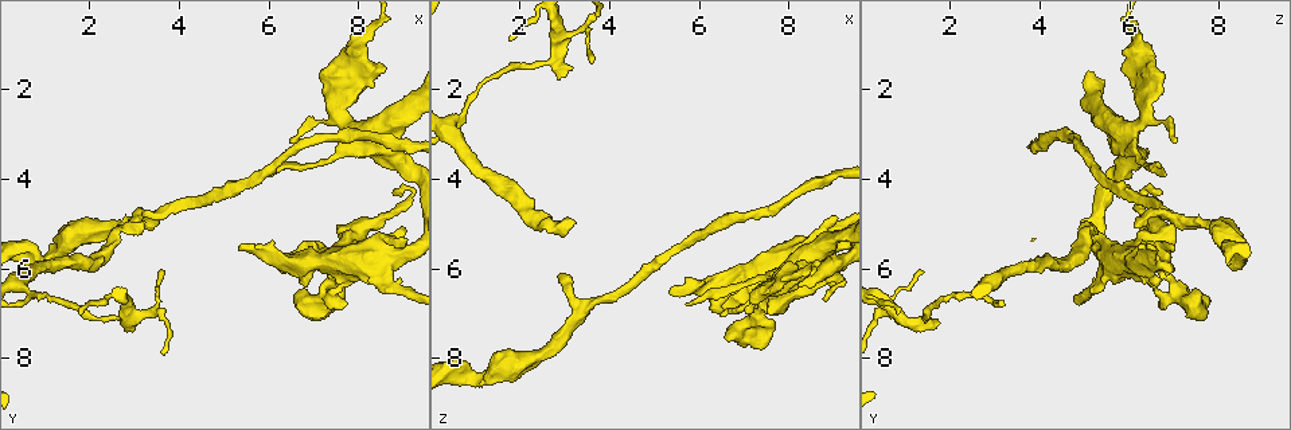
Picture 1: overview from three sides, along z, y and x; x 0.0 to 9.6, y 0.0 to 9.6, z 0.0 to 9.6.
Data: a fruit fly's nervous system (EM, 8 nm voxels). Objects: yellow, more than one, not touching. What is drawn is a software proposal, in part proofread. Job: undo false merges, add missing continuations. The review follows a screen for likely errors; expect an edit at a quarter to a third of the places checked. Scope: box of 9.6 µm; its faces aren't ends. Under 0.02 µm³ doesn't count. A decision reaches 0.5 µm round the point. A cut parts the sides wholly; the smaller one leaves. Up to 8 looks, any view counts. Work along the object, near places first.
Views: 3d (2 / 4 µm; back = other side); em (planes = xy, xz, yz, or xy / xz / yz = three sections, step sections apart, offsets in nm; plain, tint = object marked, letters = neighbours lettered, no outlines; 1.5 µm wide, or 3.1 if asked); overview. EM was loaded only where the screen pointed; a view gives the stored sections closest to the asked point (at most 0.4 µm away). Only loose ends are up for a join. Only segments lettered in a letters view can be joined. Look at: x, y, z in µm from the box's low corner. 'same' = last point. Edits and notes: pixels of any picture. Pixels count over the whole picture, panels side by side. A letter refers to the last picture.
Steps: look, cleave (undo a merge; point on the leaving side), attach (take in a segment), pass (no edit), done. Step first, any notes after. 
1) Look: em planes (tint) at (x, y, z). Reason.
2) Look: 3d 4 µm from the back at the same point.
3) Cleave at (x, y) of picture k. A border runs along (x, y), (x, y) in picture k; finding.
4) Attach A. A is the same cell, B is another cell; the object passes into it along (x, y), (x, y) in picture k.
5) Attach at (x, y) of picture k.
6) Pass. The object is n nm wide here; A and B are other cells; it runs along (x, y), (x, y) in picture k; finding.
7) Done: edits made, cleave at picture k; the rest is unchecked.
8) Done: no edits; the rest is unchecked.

Look: em planes (letters) at (6.45, 3.10, 7.05). Tapers out.

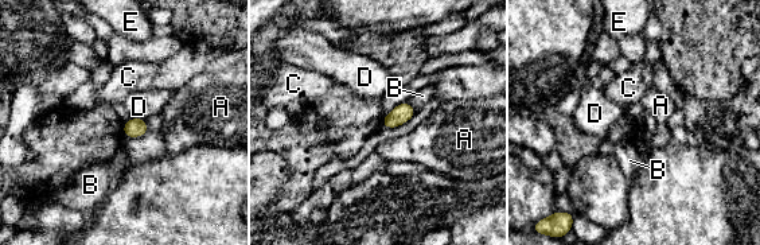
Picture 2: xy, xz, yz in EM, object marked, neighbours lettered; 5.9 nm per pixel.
Pass. The object is 110 nm wide here; A, B, C, D and E are other cells; a border runs along (131, 117), (143, 119) in picture 2; none of them fits.

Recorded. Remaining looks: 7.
Look: 3d 2 µm at (7.60, 1.10, 6.50). Branch stops here.

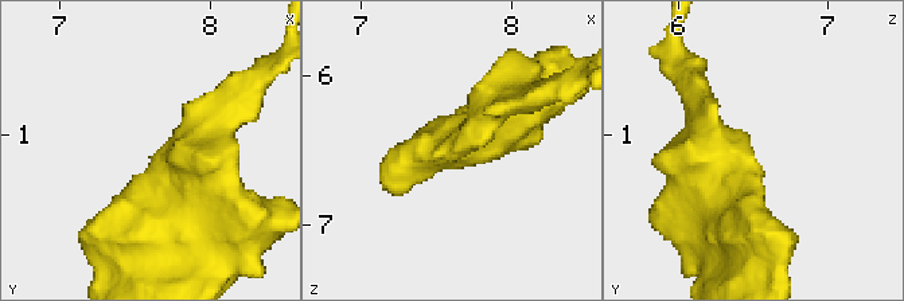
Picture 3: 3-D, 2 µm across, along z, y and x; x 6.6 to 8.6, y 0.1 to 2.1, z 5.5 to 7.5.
Look: em yz step 8 (tint) at (7.62, 1.12, 6.48). Shape alone is not enough.

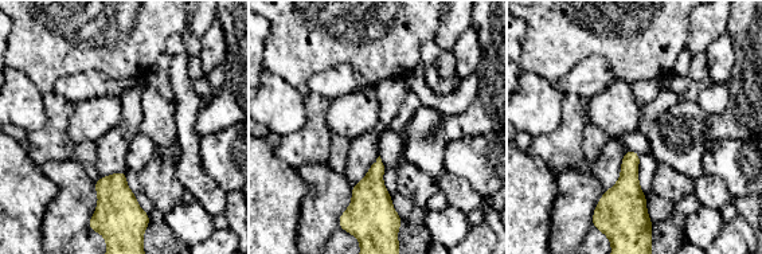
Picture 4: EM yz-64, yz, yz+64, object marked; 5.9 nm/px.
Look: em xz step 8 (letters) at the same point.

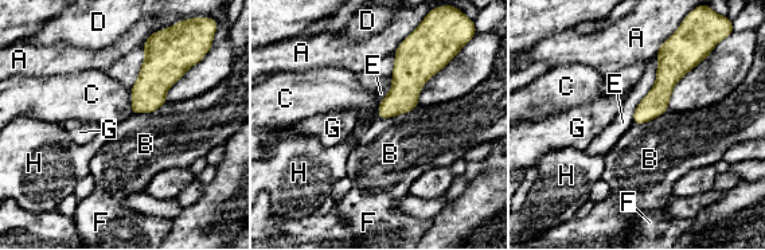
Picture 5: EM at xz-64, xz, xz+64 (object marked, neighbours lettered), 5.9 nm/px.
Pass. The object is 140 nm wide here; A, B, C, D, E, F, G and H are other cells; a border runs along (129, 88), (132, 113) in picture 5; none of them fits.

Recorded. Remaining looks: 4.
Look: em planes (tint) at (0.70, 5.85, 8.50).

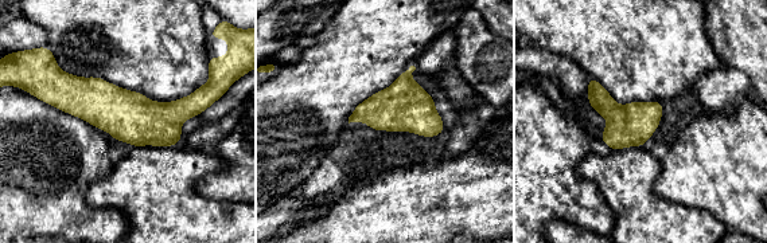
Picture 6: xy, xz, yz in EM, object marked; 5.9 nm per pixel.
Look: em planes (letters) at the same point. See the neighbours.

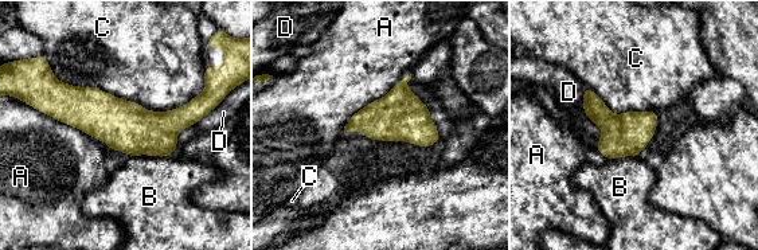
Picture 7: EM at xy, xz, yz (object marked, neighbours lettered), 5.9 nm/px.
Pass. The longest contact is with C, 600 nm; A, B, C and D are other cells; a border runs along (206, 86), (160, 112), (105, 92) in picture 7; continuous, no second neuron.

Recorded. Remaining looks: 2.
Done: no edits; the rest is unchecked.

